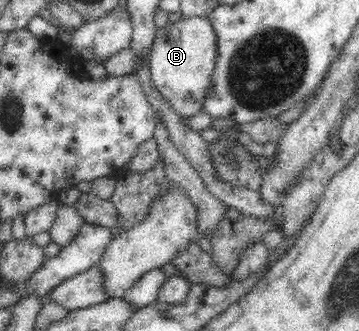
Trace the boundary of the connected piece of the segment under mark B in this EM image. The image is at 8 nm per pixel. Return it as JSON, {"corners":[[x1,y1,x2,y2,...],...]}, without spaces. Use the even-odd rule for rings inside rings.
{"corners":[[208,17,182,18,158,30,149,57,153,86,170,108,182,119,202,111,216,60,216,34]]}

